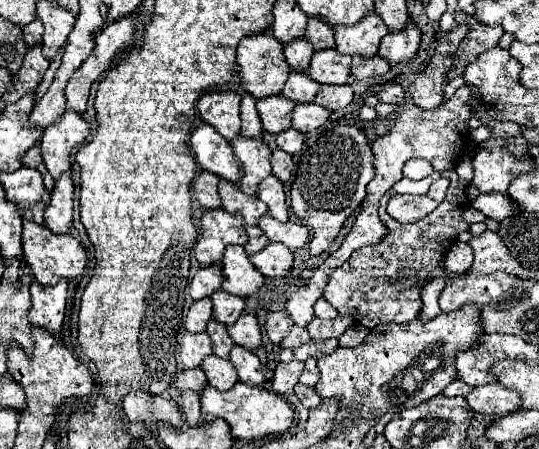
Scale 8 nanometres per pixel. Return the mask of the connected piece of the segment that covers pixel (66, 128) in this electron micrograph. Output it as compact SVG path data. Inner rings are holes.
M64 111L56 123L50 123L44 129L40 149L48 173L58 179L64 171L70 169L70 151L74 145L82 143L90 135L90 123L78 111Z

